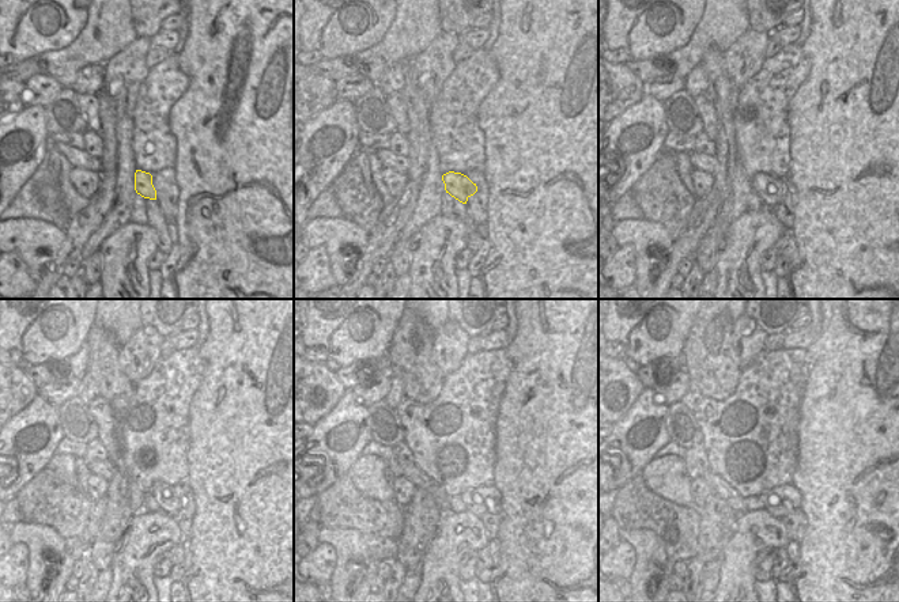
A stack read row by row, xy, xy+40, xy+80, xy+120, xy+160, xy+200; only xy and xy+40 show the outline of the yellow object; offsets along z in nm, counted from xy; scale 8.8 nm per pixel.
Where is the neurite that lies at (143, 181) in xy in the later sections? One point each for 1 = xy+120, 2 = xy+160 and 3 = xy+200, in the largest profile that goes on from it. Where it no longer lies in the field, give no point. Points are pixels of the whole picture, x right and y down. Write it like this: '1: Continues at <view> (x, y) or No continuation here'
1: Continues at xy+120 (167, 496)
2: Continues at xy+160 (473, 498)
3: Continues at xy+200 (782, 500)

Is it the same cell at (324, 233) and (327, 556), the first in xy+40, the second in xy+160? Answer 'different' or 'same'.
different

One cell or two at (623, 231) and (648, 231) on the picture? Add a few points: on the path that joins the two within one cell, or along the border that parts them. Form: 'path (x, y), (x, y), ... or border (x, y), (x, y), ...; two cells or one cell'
path (629, 231), (642, 231); one cell

